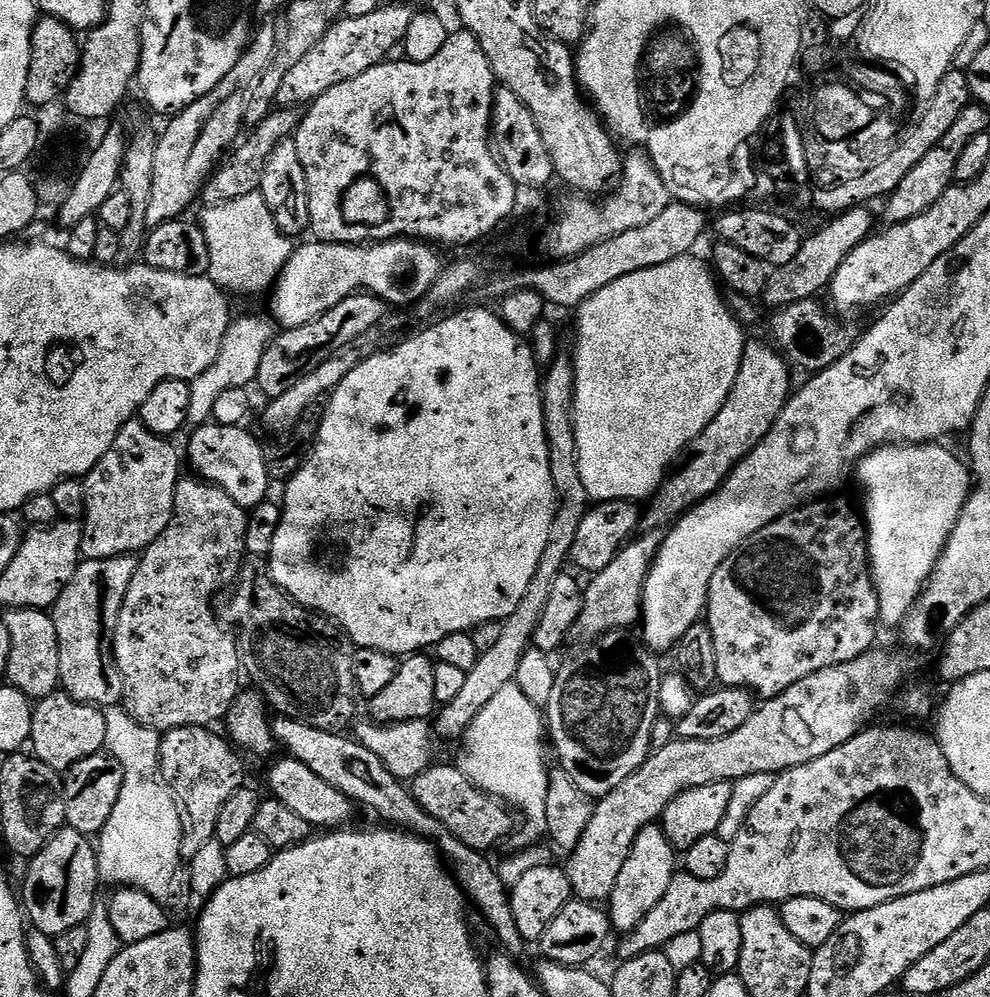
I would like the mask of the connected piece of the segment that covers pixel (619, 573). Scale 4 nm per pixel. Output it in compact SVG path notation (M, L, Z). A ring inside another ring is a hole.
M648 530L637 535L635 539L624 545L624 549L617 554L614 562L610 562L610 566L606 566L606 570L595 573L591 577L592 581L587 581L584 589L584 605L582 606L582 614L576 623L576 632L579 635L588 636L587 638L595 638L602 636L606 632L615 632L617 630L628 630L633 626L639 625L642 620L642 609L644 606L644 583L648 577L648 570L652 567L652 563L656 561L656 555L660 549L660 544L664 541L665 533L660 530Z

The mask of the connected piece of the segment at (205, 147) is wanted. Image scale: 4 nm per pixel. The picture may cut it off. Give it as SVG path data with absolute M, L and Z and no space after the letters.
M257 27L248 49L216 89L167 121L168 129L158 136L154 150L154 187L150 193L149 225L181 219L187 213L184 211L198 200L222 157L237 143L240 128L245 127L248 97L262 74L272 65L277 47L277 29L275 32L272 28Z

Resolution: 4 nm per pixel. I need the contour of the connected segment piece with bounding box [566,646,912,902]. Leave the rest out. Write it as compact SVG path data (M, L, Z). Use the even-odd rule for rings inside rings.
M873 647L872 651L862 654L845 664L832 664L828 668L818 670L802 682L794 682L790 690L778 694L772 700L763 703L752 711L743 726L738 726L734 734L726 734L726 738L706 738L705 740L682 740L675 738L668 746L653 751L648 760L626 778L626 782L618 782L614 790L595 801L592 817L582 833L581 841L575 849L567 853L566 871L570 878L572 895L578 900L606 902L614 890L614 882L618 882L618 874L622 874L622 866L626 866L626 858L630 858L630 850L644 828L651 828L663 817L666 806L674 802L686 790L694 790L698 786L710 786L714 782L732 784L742 778L750 778L750 774L771 772L779 774L802 766L806 762L814 762L814 758L822 758L822 754L830 754L830 750L838 750L850 738L854 738L869 723L868 720L879 708L888 704L888 699L899 690L912 668L909 653L895 652L892 648Z

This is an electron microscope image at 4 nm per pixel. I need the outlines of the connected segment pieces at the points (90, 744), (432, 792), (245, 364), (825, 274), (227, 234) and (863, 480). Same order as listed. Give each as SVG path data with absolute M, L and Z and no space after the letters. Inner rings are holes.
M57 690L45 700L39 701L32 710L31 751L46 766L63 774L73 768L82 758L105 751L106 718L105 709L95 704L83 704L63 690Z
M433 763L431 768L411 780L410 787L414 798L420 803L422 810L426 810L426 814L441 820L446 826L446 830L454 833L463 844L485 854L491 853L491 848L498 847L508 835L513 835L514 829L512 830L512 827L516 824L515 818L512 817L513 809L506 801L497 796L492 796L486 790L476 786L455 763L440 763Z
M267 315L264 316L240 316L237 320L235 317L229 323L218 350L218 358L214 358L214 366L210 366L210 370L203 372L197 380L191 381L189 425L209 423L212 420L214 402L225 390L248 388L255 381L258 362L262 362L262 354L266 354L266 346L274 335L273 321Z
M868 206L851 208L839 213L837 218L825 228L809 235L800 248L798 254L794 254L791 262L786 266L775 269L768 277L768 285L762 297L763 303L772 304L773 309L785 308L788 304L802 302L819 297L820 291L827 289L832 283L834 274L838 274L838 266L850 258L850 250L857 248L862 241L873 235L877 227L876 220L872 217L873 209Z
M260 193L246 194L246 198L234 198L234 202L226 202L213 208L205 207L203 211L202 227L206 234L206 242L210 246L210 270L207 279L213 280L216 283L213 285L217 289L228 294L237 292L240 296L260 296L264 291L267 293L275 285L286 261L291 258L294 244L289 237L278 230L272 217L272 209L266 206Z
M940 442L930 444L886 444L865 456L858 465L860 484L864 487L862 515L868 529L868 558L872 562L872 581L878 594L880 619L886 625L903 625L908 611L920 597L944 543L954 530L971 495L974 481L969 465Z

